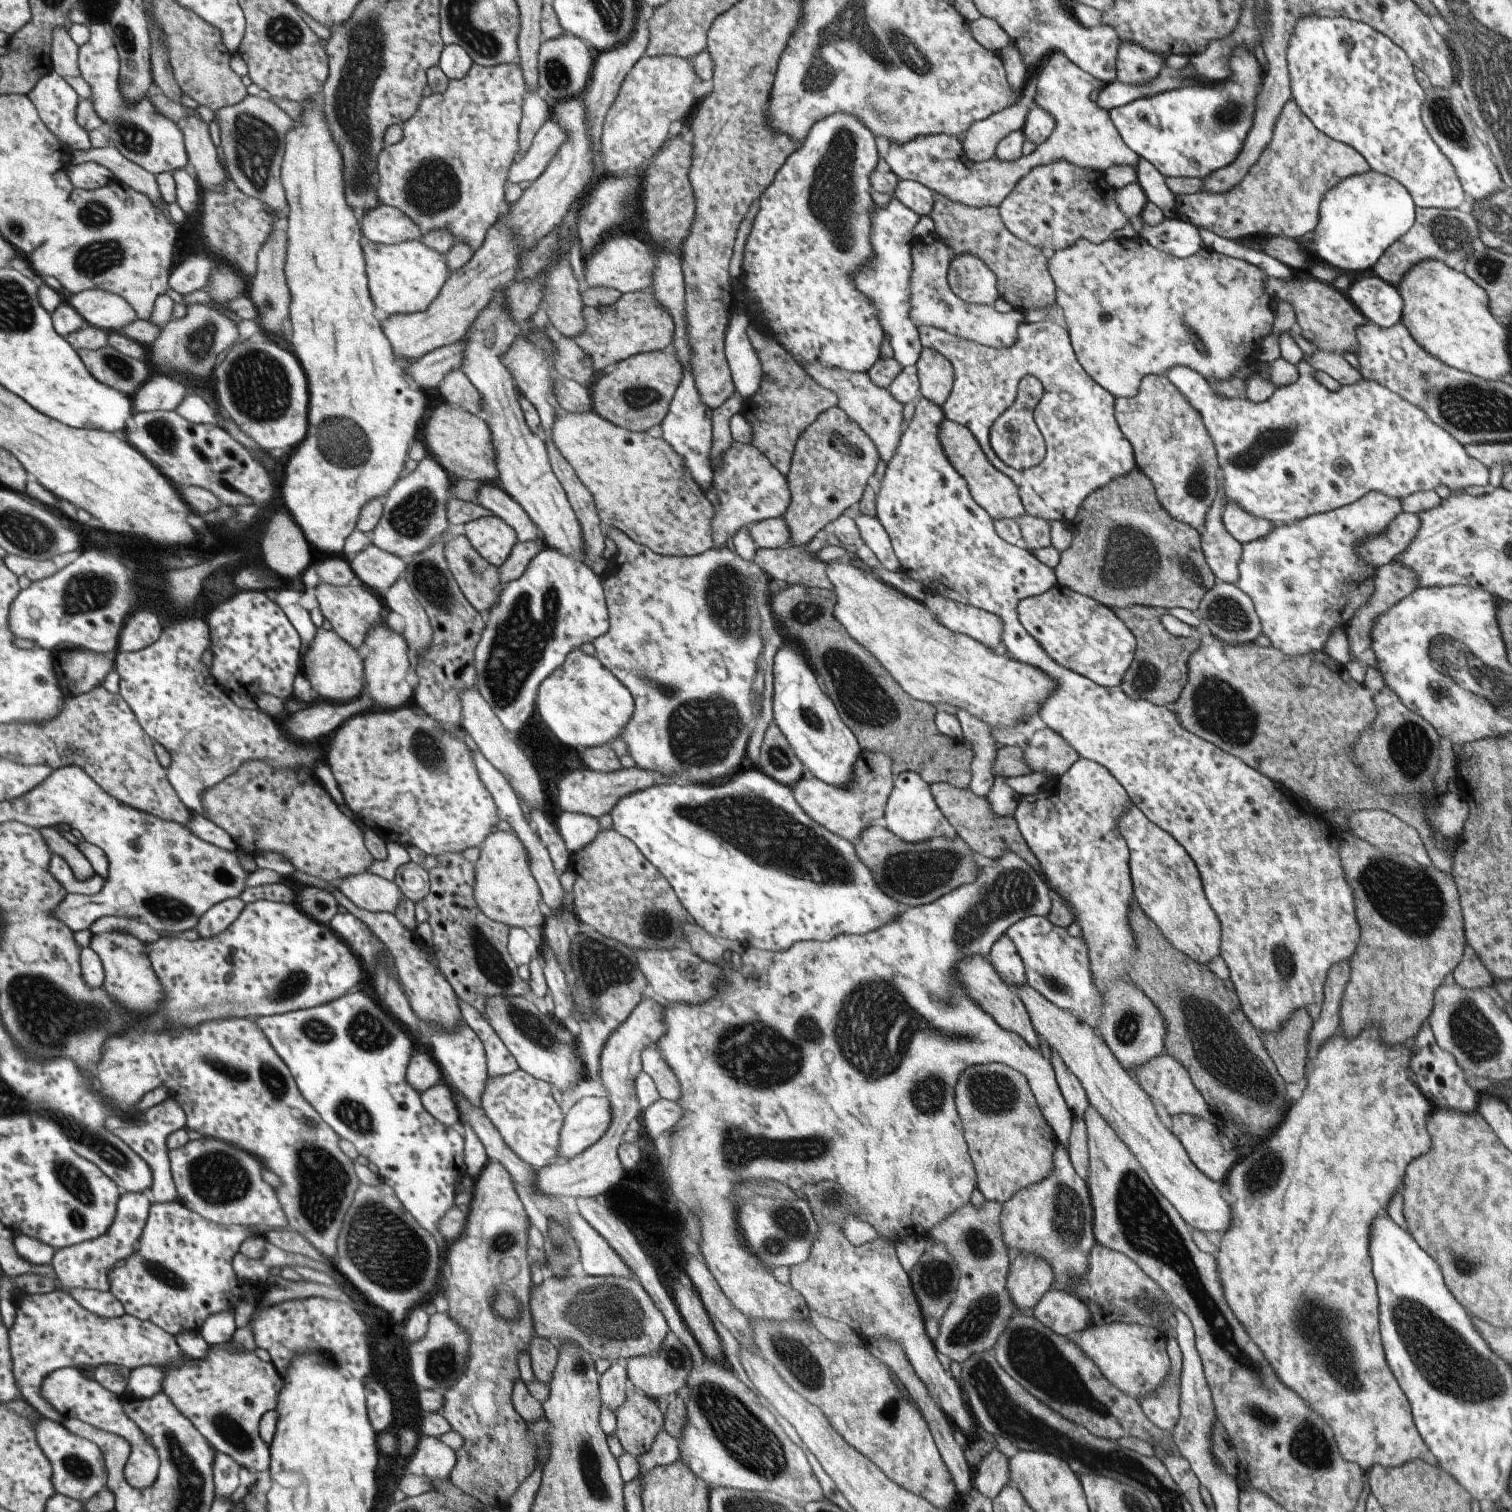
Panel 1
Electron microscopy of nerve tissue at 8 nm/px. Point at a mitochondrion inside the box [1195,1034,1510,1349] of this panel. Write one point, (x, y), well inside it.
(1464, 1263)

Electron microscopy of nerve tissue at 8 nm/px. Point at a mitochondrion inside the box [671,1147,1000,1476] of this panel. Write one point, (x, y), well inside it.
(792, 1353)

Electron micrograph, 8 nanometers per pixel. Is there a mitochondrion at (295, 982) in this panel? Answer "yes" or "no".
yes

